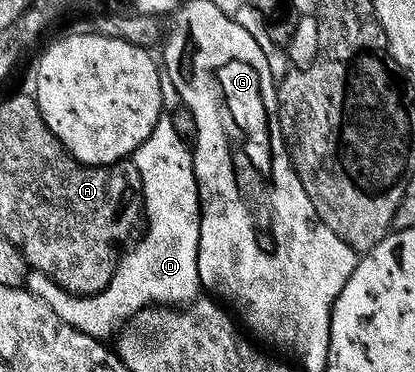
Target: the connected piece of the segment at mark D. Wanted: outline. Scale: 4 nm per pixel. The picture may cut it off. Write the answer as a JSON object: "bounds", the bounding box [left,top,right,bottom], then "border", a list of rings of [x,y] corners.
{"bounds":[35,116,201,339],"border":[[[169,116],[161,117],[151,136],[147,136],[147,140],[143,140],[143,144],[133,151],[131,160],[135,168],[139,168],[141,177],[145,235],[141,239],[138,237],[122,253],[107,288],[92,296],[78,296],[61,289],[46,274],[37,274],[35,278],[38,291],[50,290],[57,294],[56,302],[47,292],[42,293],[43,304],[47,304],[47,308],[51,308],[51,312],[58,314],[64,322],[76,330],[82,330],[84,334],[92,334],[94,338],[104,339],[105,330],[111,329],[120,318],[128,319],[138,310],[152,307],[152,302],[189,304],[199,294],[197,253],[201,201],[189,171],[186,142],[179,140],[178,123],[173,123]]]}

